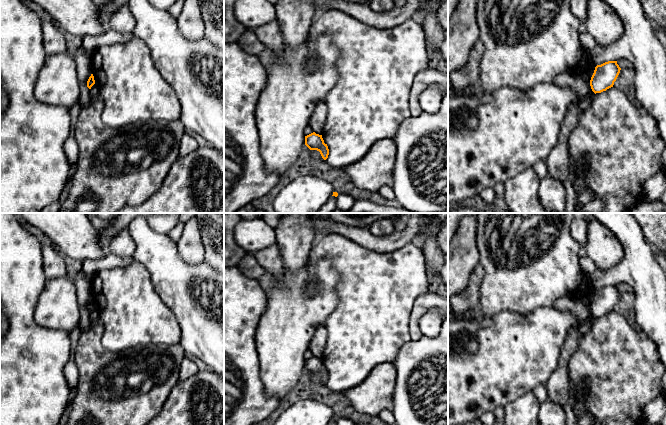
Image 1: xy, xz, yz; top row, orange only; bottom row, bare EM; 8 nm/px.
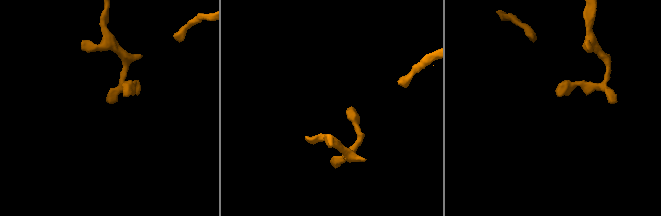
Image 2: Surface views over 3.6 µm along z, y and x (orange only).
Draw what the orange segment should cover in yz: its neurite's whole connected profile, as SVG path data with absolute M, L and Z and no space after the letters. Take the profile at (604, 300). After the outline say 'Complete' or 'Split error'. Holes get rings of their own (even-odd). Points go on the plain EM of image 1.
M608 285L597 289L590 304L592 315L596 318L613 311L620 294L617 285Z. Complete

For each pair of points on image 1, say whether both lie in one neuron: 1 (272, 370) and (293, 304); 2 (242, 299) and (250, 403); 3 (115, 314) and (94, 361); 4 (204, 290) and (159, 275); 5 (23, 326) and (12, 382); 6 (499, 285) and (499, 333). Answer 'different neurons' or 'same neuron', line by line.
1: same neuron
2: same neuron
3: different neurons
4: same neuron
5: same neuron
6: different neurons

